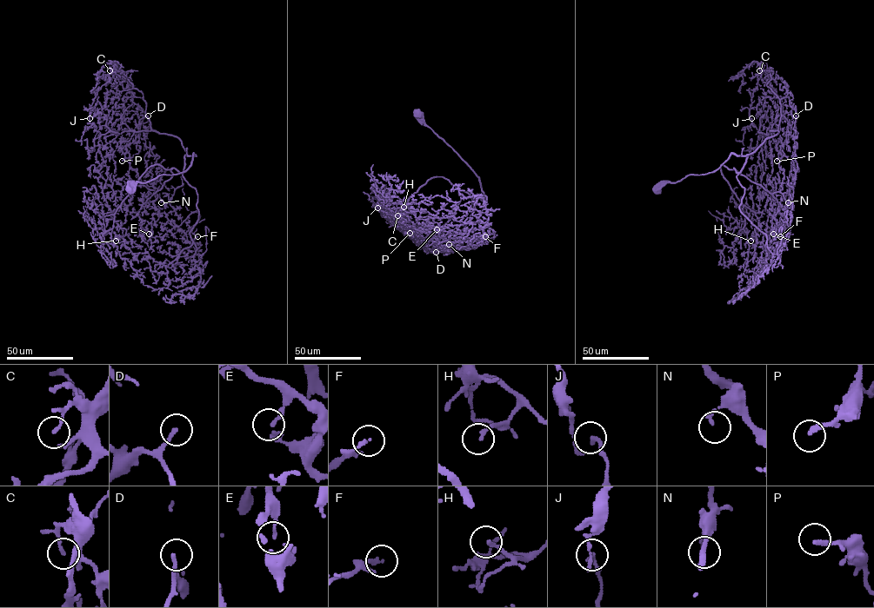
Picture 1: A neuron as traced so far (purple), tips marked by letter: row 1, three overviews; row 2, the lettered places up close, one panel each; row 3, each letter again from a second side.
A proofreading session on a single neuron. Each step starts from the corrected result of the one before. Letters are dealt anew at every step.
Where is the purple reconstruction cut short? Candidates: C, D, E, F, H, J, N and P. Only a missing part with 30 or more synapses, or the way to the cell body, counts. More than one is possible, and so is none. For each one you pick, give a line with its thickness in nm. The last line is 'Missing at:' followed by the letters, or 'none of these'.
D: 150 nm
P: 220 nm
Missing at: D, P

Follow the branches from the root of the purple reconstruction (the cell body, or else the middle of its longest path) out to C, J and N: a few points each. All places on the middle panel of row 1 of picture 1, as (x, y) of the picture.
C: (417, 114), (473, 171), (483, 194), (454, 233), (433, 237), (397, 215)
J: (417, 114), (473, 171), (483, 194), (466, 226), (446, 234), (377, 208)
N: (417, 114), (473, 171), (483, 194), (473, 203), (459, 192), (460, 201), (442, 228), (441, 244), (449, 244)

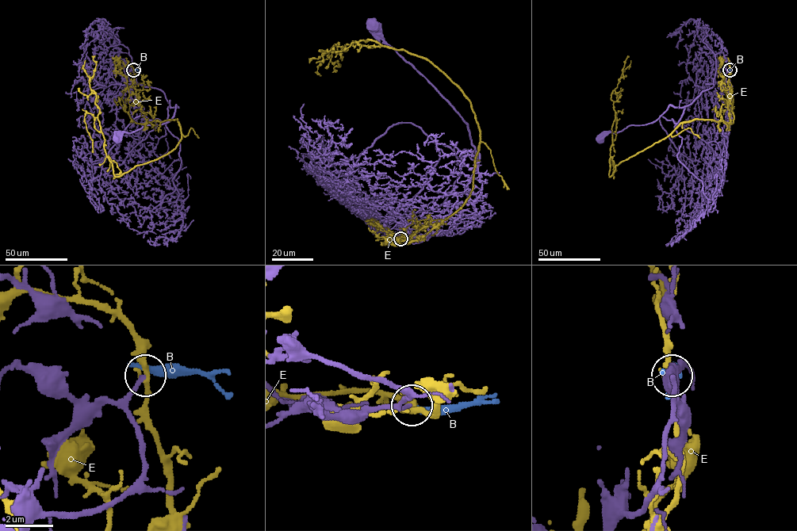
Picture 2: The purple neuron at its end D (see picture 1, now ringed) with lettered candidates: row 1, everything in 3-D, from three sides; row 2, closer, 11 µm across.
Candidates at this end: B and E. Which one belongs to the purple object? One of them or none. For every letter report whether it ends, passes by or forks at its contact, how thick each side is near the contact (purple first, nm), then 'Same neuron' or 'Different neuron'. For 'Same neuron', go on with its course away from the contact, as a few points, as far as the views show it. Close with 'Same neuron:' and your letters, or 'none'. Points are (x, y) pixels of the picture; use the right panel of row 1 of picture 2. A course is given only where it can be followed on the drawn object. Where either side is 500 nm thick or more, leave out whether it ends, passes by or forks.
B: It ends there. Thickness 150 nm (purple) against 380 nm. Different neuron
E: It passes by. Thickness 160 nm (purple) against 200 nm. Different neuron
Same neuron: none

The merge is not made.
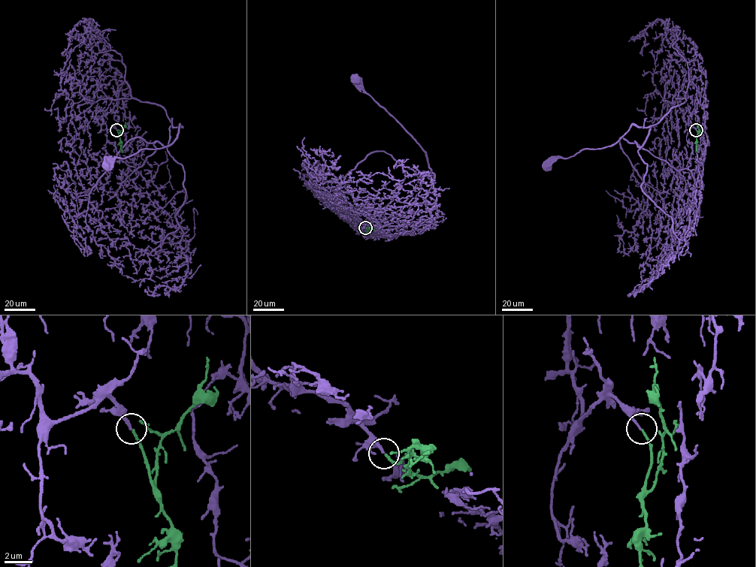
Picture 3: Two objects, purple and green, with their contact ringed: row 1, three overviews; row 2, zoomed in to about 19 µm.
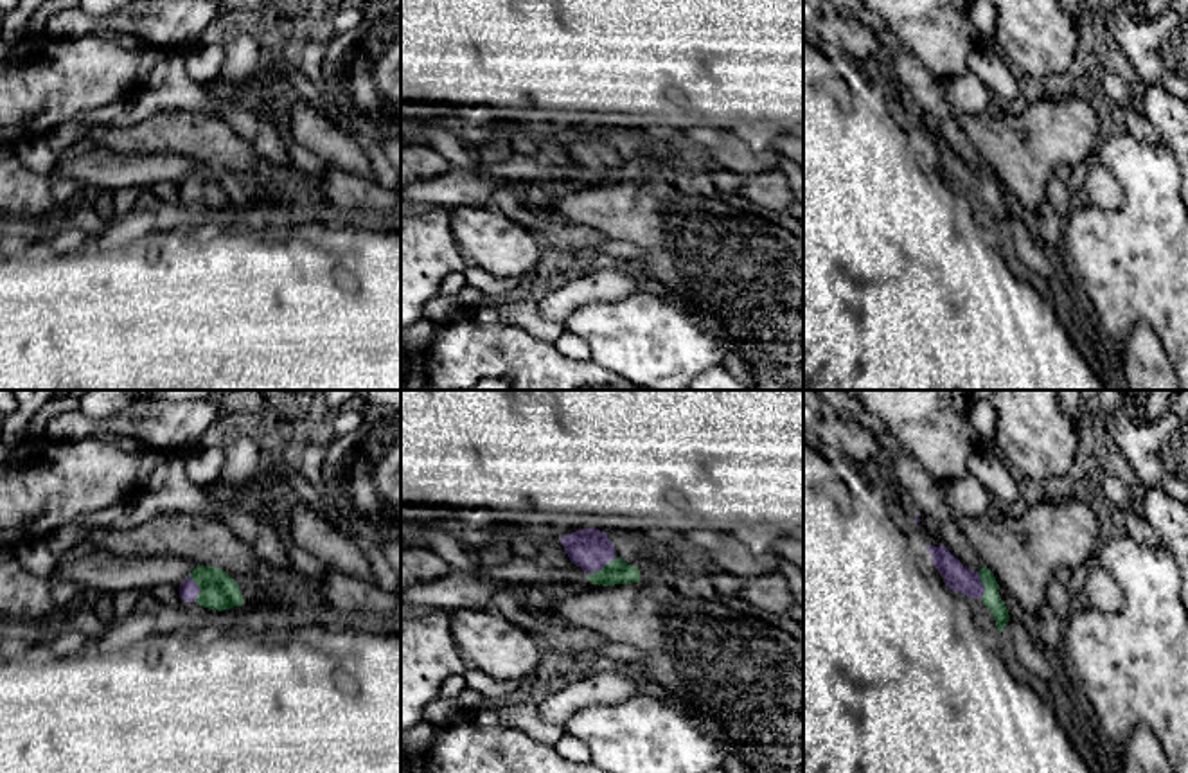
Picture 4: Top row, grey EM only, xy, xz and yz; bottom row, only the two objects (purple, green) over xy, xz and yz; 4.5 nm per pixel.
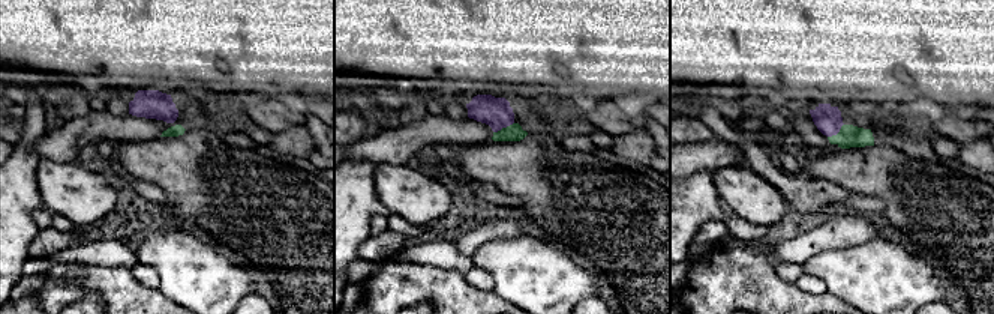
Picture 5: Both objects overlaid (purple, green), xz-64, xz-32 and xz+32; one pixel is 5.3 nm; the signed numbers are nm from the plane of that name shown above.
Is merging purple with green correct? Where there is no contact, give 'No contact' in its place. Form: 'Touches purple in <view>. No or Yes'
Touches purple in yz. Yes

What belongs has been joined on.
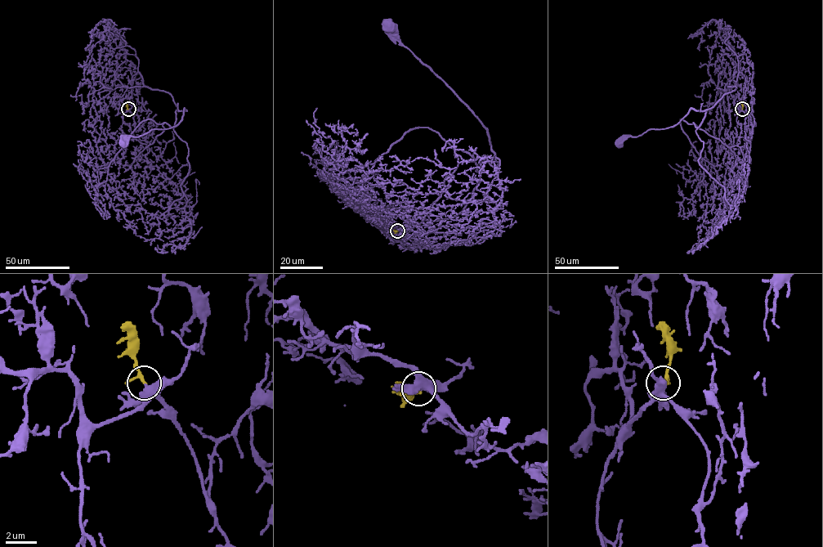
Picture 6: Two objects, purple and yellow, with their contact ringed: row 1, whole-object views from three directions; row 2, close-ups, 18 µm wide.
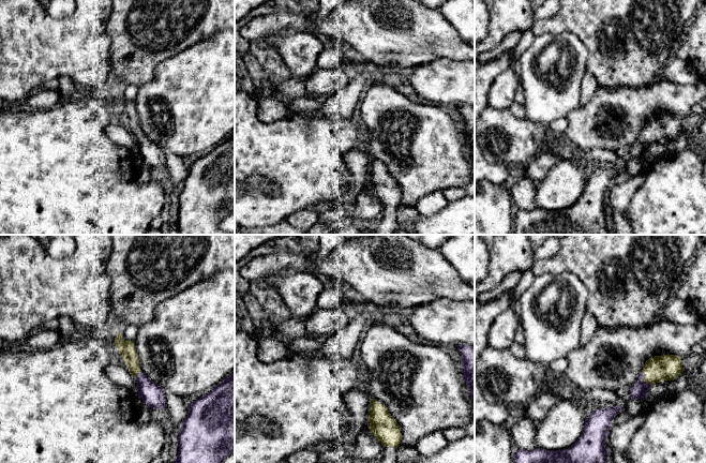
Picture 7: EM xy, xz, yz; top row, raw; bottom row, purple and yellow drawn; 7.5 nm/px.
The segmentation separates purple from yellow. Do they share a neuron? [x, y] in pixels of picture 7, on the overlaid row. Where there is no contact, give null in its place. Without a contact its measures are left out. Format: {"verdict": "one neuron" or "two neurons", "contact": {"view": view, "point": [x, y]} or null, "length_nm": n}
{"verdict": "one neuron", "contact": {"view": "yz", "point": [643, 378]}, "length_nm": 130}

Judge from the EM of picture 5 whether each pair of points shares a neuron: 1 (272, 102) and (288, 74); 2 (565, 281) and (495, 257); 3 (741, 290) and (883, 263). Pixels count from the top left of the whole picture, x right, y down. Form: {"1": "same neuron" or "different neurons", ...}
{"1": "different neurons", "2": "same neuron", "3": "different neurons"}

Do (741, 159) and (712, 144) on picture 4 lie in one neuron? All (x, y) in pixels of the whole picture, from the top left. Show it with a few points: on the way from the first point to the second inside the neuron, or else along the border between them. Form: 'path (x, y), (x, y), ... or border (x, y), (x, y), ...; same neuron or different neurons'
path (734, 155), (719, 146); same neuron

